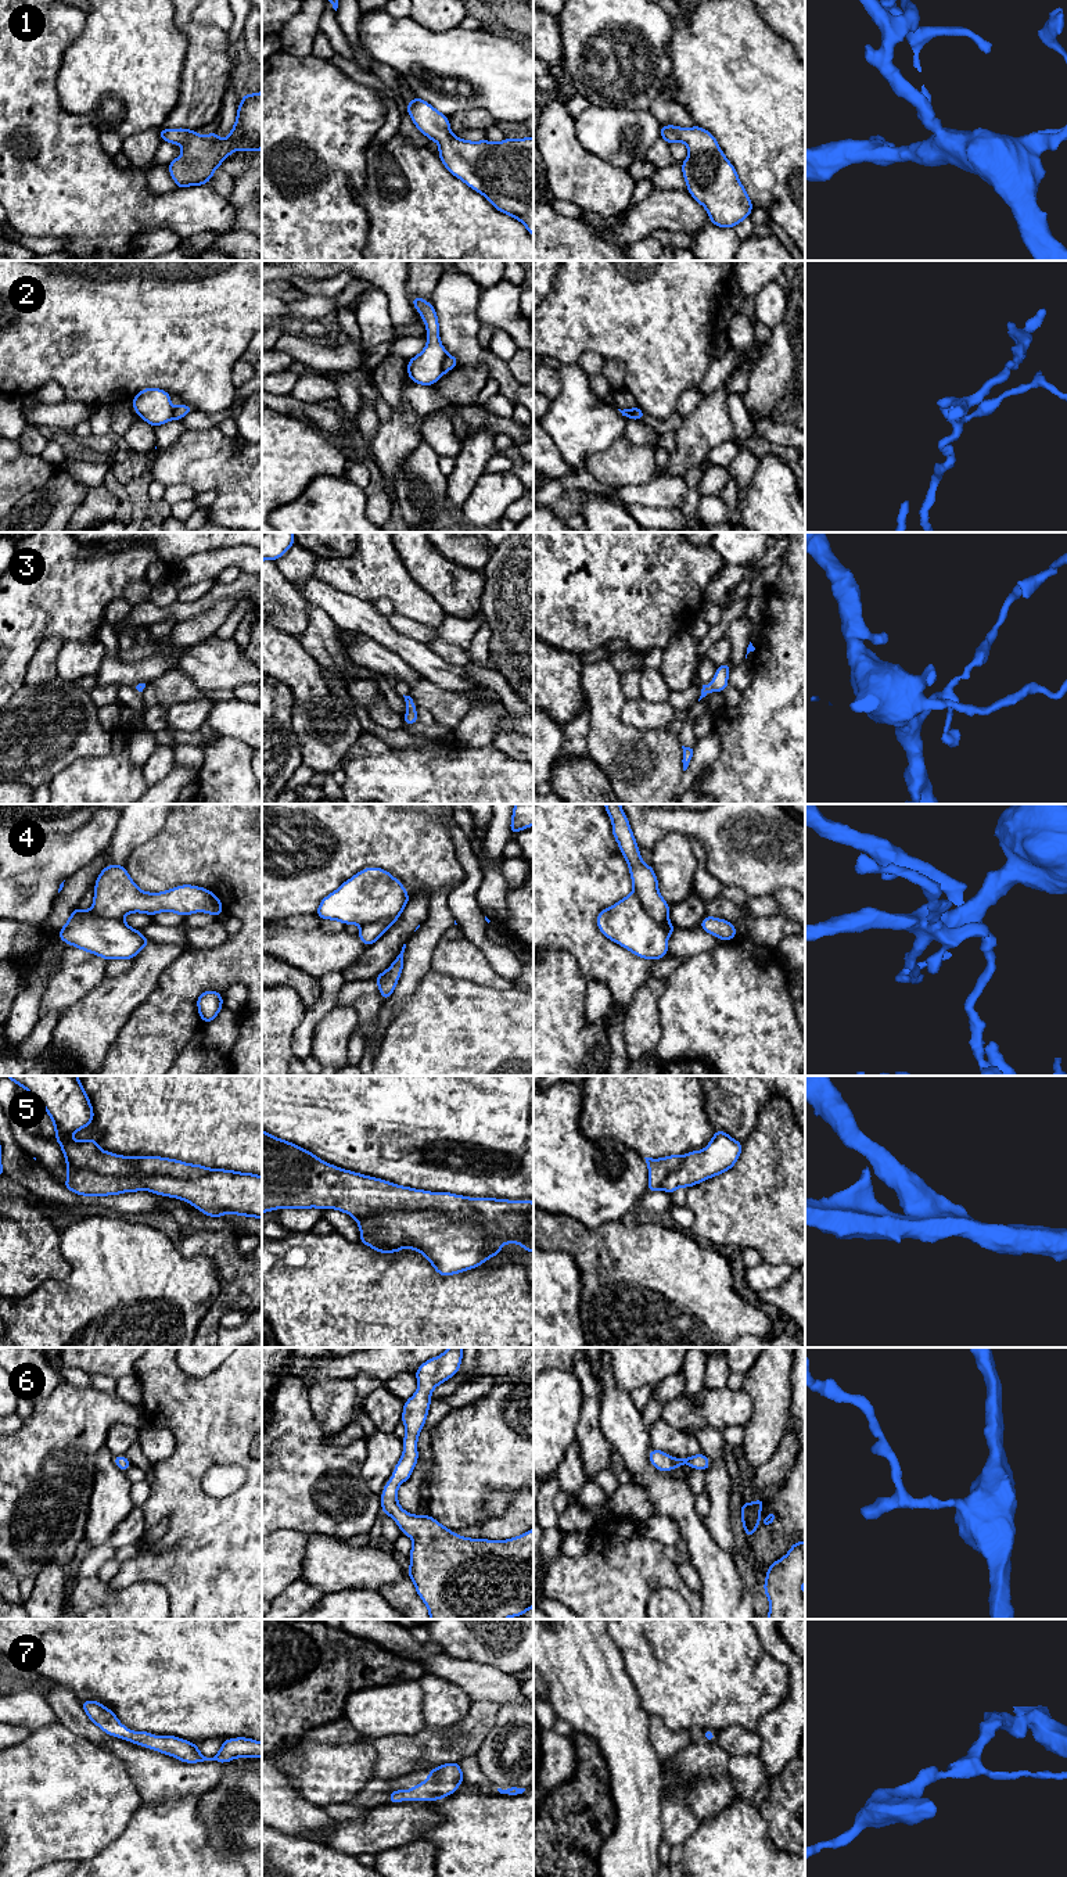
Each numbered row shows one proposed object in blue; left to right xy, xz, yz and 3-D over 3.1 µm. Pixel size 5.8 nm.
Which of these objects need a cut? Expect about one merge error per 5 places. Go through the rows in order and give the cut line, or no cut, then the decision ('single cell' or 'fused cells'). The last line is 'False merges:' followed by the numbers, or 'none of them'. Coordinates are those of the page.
1: cut none; single cell
2: cut xz (446, 354), (442, 362), (444, 372); fused cells
3: cut none; single cell
4: cut yz (633, 890), (643, 908), (668, 935); fused cells
5: cut xz (473, 1209), (464, 1219), (438, 1210), (377, 1210), (355, 1219); fused cells
6: cut none; single cell
7: cut none; single cell
False merges: 2, 4, 5

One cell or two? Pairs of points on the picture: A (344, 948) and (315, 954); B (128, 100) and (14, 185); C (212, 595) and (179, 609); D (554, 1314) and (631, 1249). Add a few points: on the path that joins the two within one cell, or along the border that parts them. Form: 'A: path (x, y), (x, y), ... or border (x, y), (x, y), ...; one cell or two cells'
A: path (337, 951), (322, 953); one cell
B: border (65, 110), (86, 117), (100, 133); two cells
C: path (204, 603), (194, 609), (187, 609); one cell
D: border (575, 1262), (581, 1277), (579, 1323), (582, 1325); two cells

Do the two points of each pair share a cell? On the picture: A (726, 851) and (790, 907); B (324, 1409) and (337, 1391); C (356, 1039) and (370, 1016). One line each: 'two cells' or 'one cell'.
A: two cells
B: one cell
C: two cells

